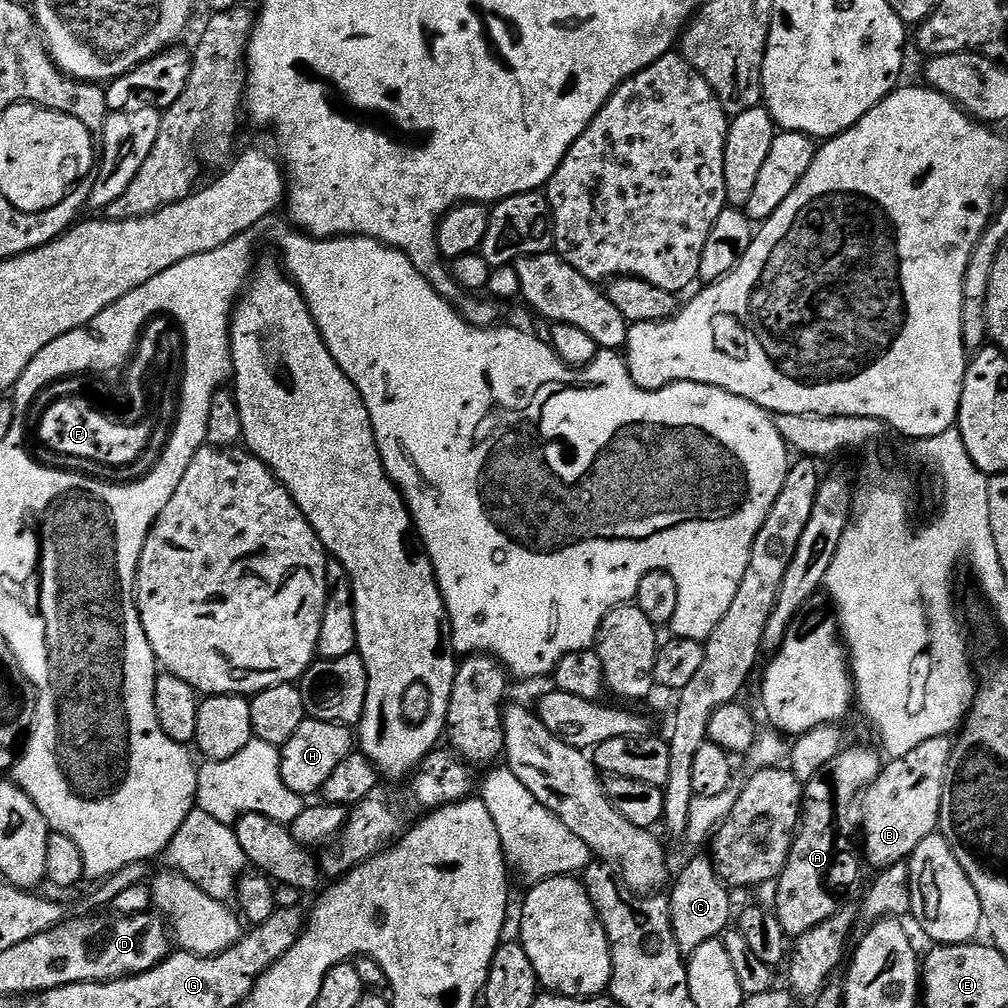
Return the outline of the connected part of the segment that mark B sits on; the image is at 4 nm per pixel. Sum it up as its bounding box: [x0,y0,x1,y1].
[862,735,953,870]

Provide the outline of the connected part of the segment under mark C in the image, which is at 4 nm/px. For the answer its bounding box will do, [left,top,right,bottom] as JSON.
[670,855,734,954]

